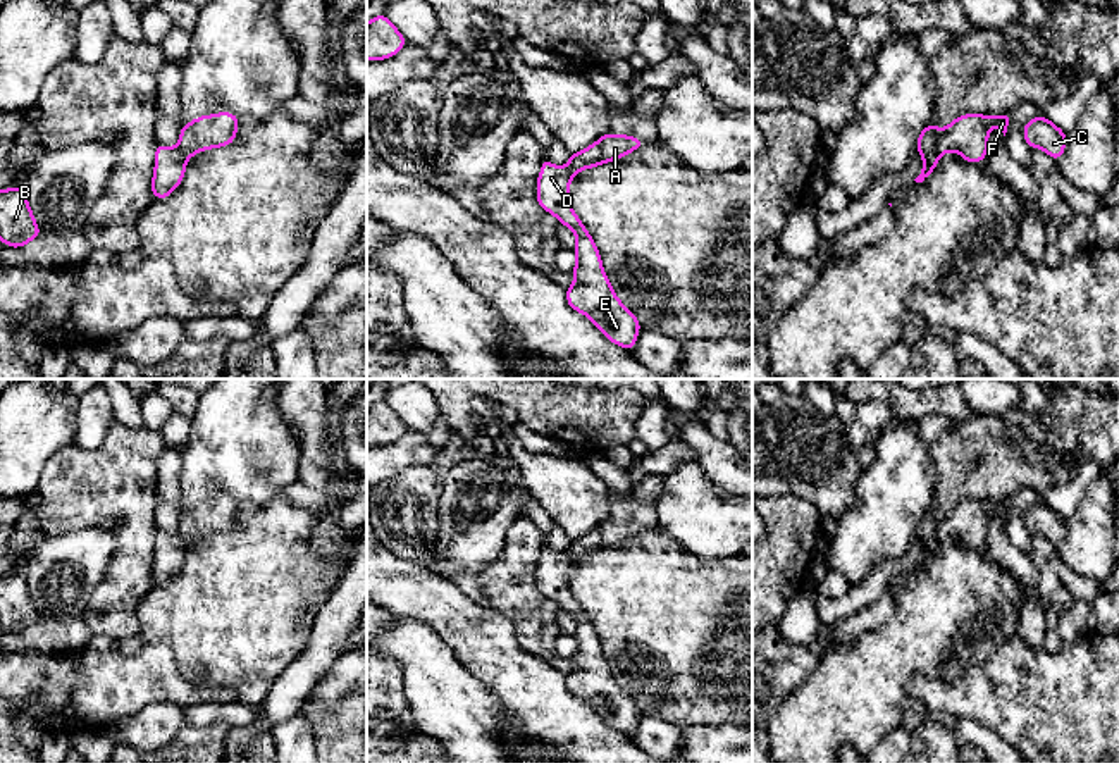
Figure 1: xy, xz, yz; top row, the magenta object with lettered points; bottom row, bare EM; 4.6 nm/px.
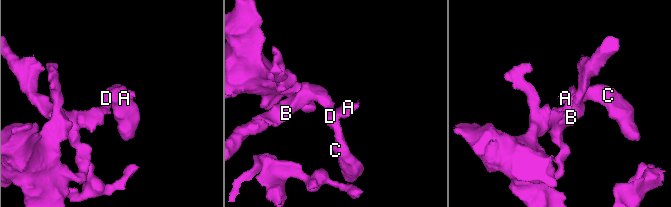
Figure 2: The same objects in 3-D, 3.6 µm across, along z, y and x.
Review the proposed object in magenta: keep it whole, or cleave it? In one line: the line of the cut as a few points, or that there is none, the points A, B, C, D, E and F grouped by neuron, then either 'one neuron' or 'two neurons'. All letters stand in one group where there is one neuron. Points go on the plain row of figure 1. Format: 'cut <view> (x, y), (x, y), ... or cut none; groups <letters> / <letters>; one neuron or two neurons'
cut yz (939, 517), (933, 533), (923, 546); groups A / B C D E F; two neurons

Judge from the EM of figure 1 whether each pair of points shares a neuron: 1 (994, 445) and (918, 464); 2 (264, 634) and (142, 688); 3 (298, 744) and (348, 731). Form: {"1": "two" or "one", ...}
{"1": "two", "2": "two", "3": "two"}

